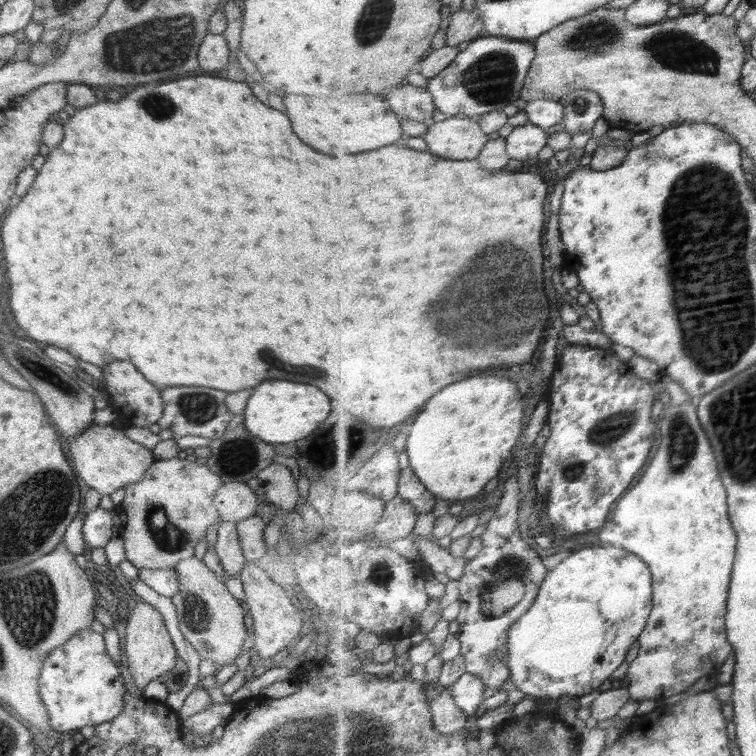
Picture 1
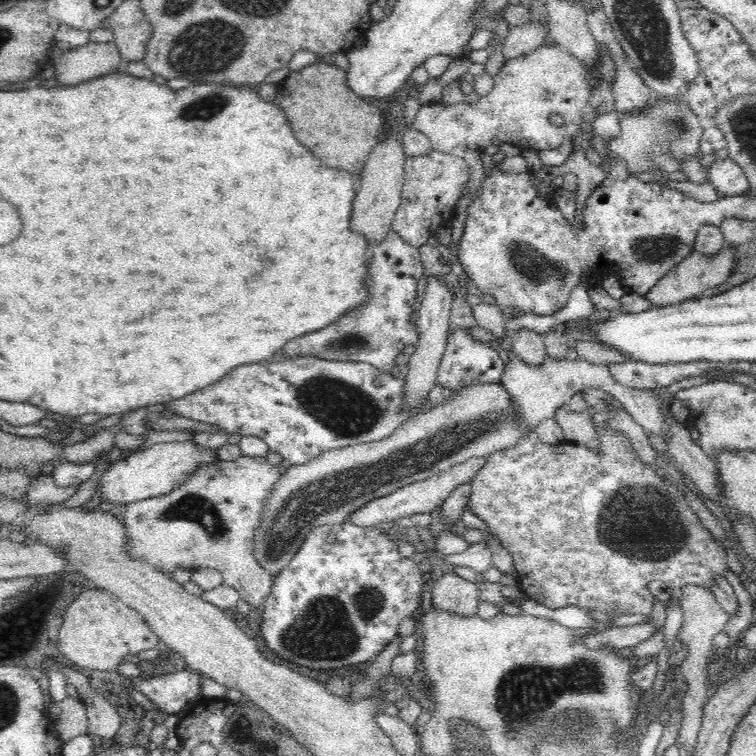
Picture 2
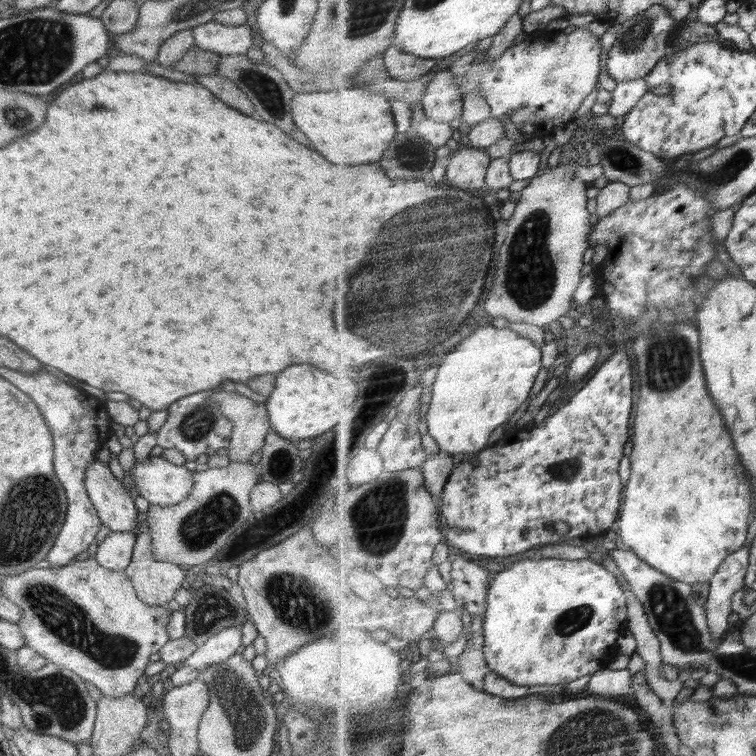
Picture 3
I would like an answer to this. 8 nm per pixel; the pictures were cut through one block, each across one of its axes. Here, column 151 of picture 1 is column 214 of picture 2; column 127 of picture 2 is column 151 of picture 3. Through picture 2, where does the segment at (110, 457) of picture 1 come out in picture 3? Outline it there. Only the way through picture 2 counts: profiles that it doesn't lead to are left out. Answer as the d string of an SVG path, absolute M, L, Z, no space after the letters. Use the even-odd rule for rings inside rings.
M152 457L131 468L132 480L145 500L158 506L182 502L194 488L194 474L185 466L176 466L162 457Z

